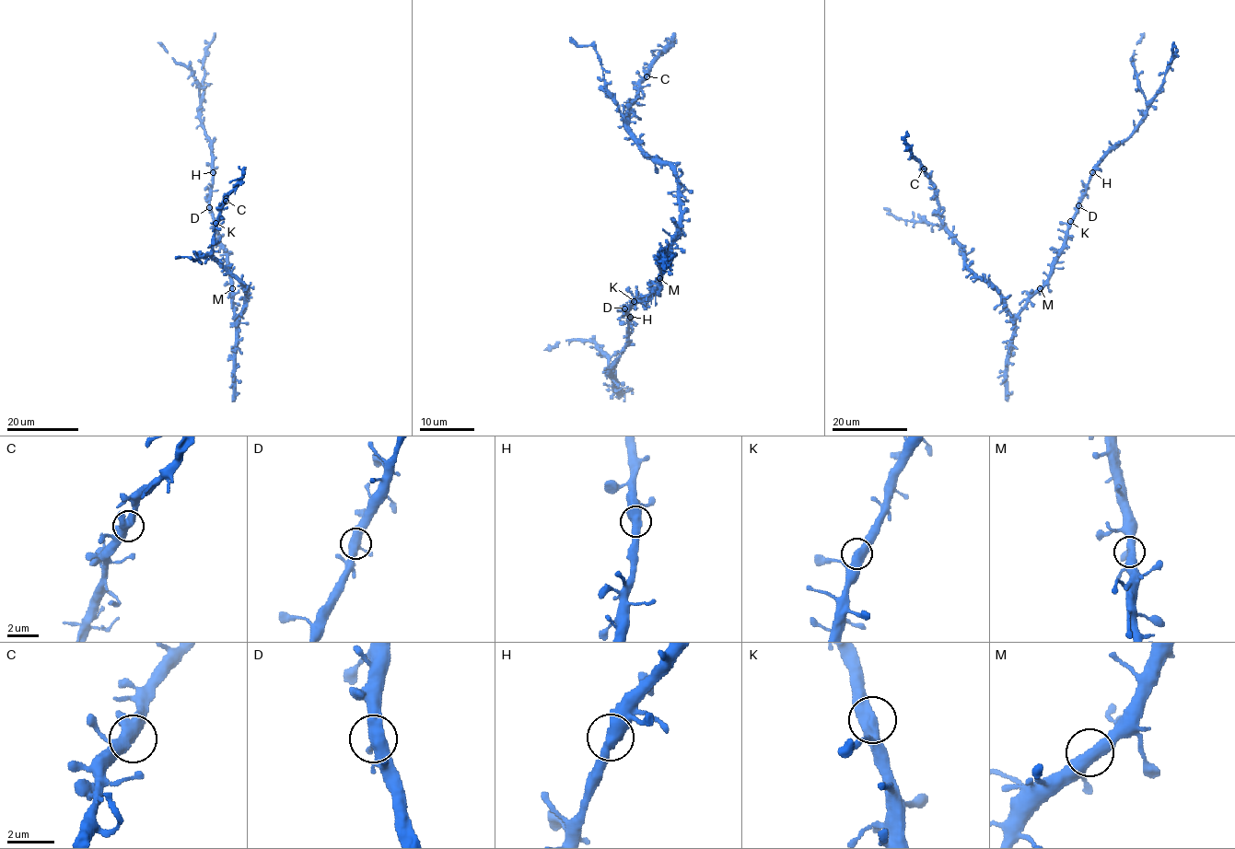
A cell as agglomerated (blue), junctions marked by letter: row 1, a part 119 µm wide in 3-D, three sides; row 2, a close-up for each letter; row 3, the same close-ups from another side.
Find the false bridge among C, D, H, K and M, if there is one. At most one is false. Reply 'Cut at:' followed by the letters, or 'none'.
Cut at: none

